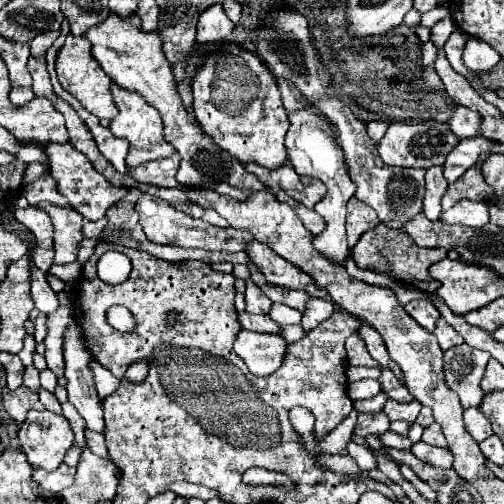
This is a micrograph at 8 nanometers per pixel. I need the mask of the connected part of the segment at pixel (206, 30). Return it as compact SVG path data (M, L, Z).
M214 4L206 8L200 18L198 18L198 34L196 40L202 46L214 44L214 42L224 42L234 30L234 24L226 18L224 10L220 4Z

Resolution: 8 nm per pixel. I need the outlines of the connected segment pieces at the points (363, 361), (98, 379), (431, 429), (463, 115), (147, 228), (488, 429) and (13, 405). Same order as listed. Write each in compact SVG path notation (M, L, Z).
M352 334L346 340L346 352L348 352L348 362L352 366L372 366L372 368L380 368L378 362L374 362L362 342L362 338L358 338L358 334Z
M92 358L92 362L90 362L90 370L92 370L92 374L94 374L94 382L96 382L96 390L98 390L100 400L108 398L110 392L114 392L116 386L120 384L120 380L118 380L116 376L112 376L106 368L102 368L94 358Z
M436 422L424 430L422 440L426 444L434 444L434 446L442 446L442 448L446 446L446 438L444 438L444 434L442 434L442 430L440 430L440 426Z
M458 106L458 108L454 108L454 112L448 120L448 126L458 138L472 138L480 132L480 122L482 122L480 114L476 114L470 108Z
M142 194L136 202L136 210L140 216L140 226L146 234L146 238L154 244L172 244L172 246L182 246L182 248L204 248L204 250L224 250L224 252L240 252L246 250L250 244L250 232L246 230L234 230L234 228L216 228L204 220L192 218L174 206L170 206L162 198L154 198L150 194Z
M470 408L464 410L464 426L470 432L470 436L480 444L482 440L486 440L488 436L492 436L492 426L486 420L486 416L478 410L478 408Z
M24 386L10 392L8 388L2 390L2 400L4 400L4 408L6 412L16 420L16 422L24 422L26 418L26 412L36 408L36 410L42 410L44 406L40 404L38 396L34 396L30 390L26 390Z

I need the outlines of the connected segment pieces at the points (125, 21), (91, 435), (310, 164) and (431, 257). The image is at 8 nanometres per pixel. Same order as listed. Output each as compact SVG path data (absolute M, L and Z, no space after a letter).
M110 14L106 20L98 22L98 26L92 26L84 34L92 42L92 56L100 64L100 68L110 76L110 80L122 88L140 92L144 100L154 106L164 122L164 138L168 144L176 148L180 154L180 168L178 168L178 182L184 186L196 186L196 188L208 188L216 190L218 194L234 194L234 198L246 198L252 190L268 190L262 186L262 182L248 174L246 168L226 154L226 150L220 150L210 136L206 136L200 130L200 124L196 124L188 110L184 108L178 90L174 88L176 80L170 68L170 62L162 54L162 40L156 32L142 32L138 28L138 16L130 14L130 18L122 18L118 14Z
M86 430L86 444L88 444L88 448L90 448L96 456L110 460L110 454L108 454L108 450L106 450L106 442L104 442L104 436L102 436L102 434L96 434L96 432L92 432L92 430Z
M314 108L294 110L288 114L288 118L290 118L290 130L286 134L288 160L294 164L294 170L300 176L318 178L328 188L326 196L314 206L314 210L326 220L326 230L322 234L314 236L312 244L330 262L334 262L338 266L346 266L348 244L346 244L346 226L344 224L346 224L347 203L356 192L356 184L350 180L348 166L344 162L344 152L338 146L336 134L332 130L332 122L326 120L322 114L318 114Z
M378 224L374 230L368 230L366 234L362 234L358 244L352 248L352 260L356 262L358 268L368 268L368 270L374 270L374 272L392 274L392 276L406 280L406 282L412 282L412 284L416 284L416 286L420 286L422 290L428 290L428 292L438 290L438 282L434 278L430 278L428 268L434 262L444 260L446 254L448 252L444 248L420 248L406 232L390 230L384 224Z

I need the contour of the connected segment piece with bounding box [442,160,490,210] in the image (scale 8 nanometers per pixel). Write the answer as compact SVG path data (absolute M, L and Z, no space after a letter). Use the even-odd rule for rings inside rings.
M478 160L462 178L458 178L458 182L448 186L448 190L442 198L442 208L444 210L450 210L462 198L486 202L490 188L488 188L488 184L484 182L484 178L480 174L480 164L482 164L482 160Z

